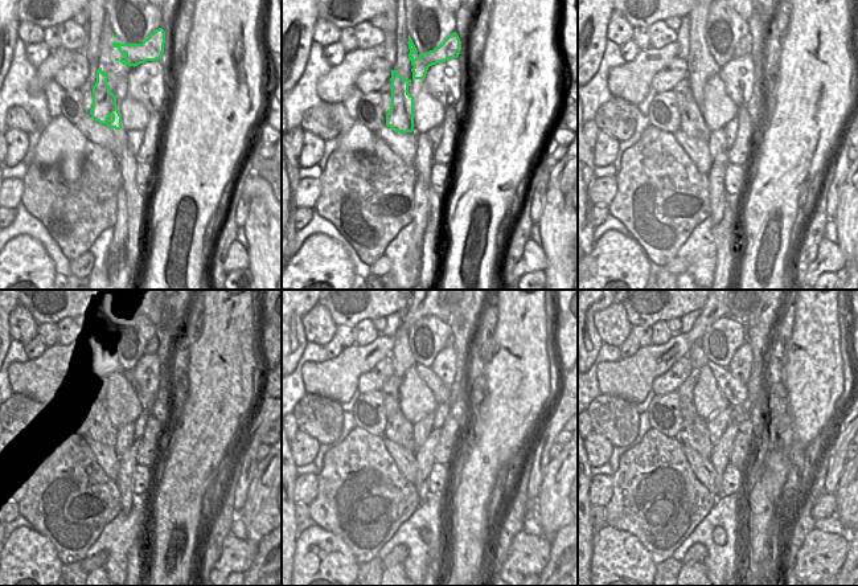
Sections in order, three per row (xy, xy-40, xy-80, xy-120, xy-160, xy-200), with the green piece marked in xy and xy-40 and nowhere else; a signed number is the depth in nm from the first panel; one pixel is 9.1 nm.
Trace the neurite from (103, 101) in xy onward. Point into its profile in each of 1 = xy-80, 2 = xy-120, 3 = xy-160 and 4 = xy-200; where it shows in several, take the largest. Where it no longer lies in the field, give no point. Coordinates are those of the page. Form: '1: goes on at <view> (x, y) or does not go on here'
1: goes on at xy-80 (692, 122)
2: goes on at xy-120 (101, 427)
3: goes on at xy-160 (398, 429)
4: goes on at xy-200 (693, 433)

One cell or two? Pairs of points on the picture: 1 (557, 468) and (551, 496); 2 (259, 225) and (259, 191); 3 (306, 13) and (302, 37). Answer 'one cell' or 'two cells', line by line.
1: one cell
2: two cells
3: one cell

